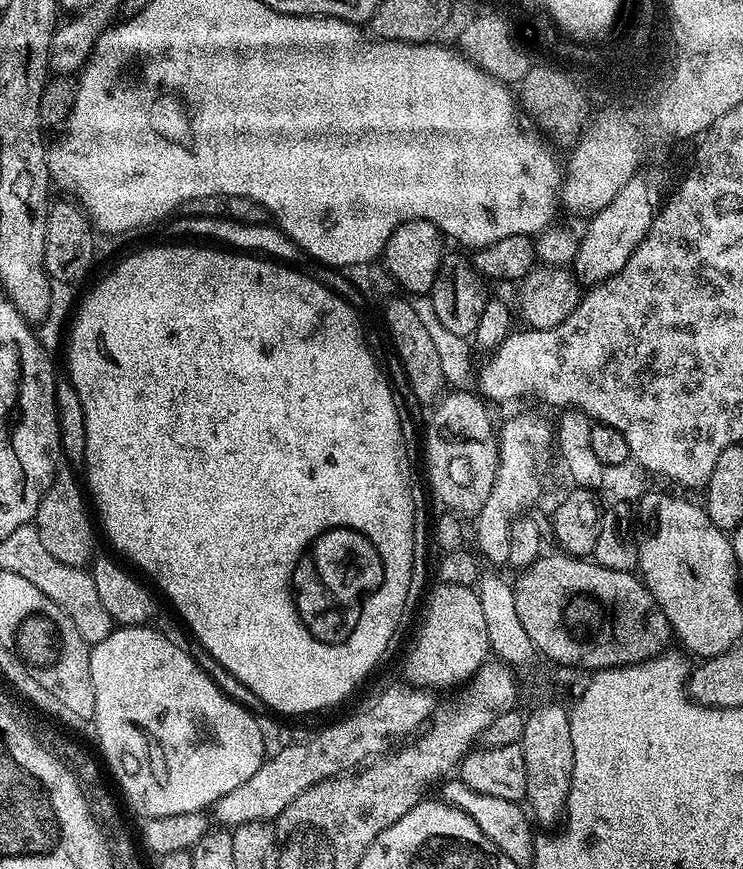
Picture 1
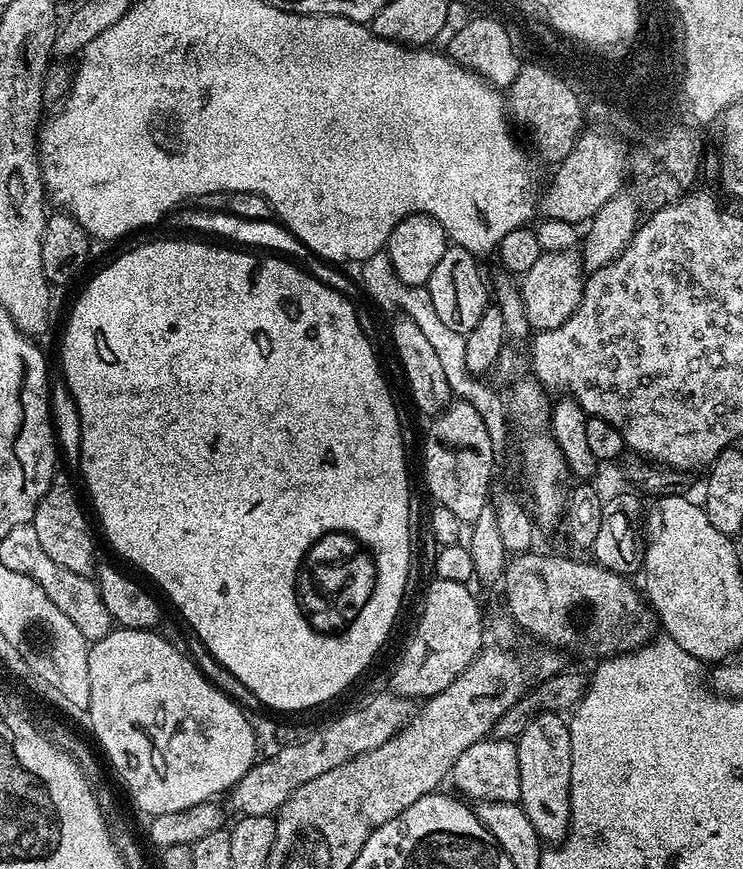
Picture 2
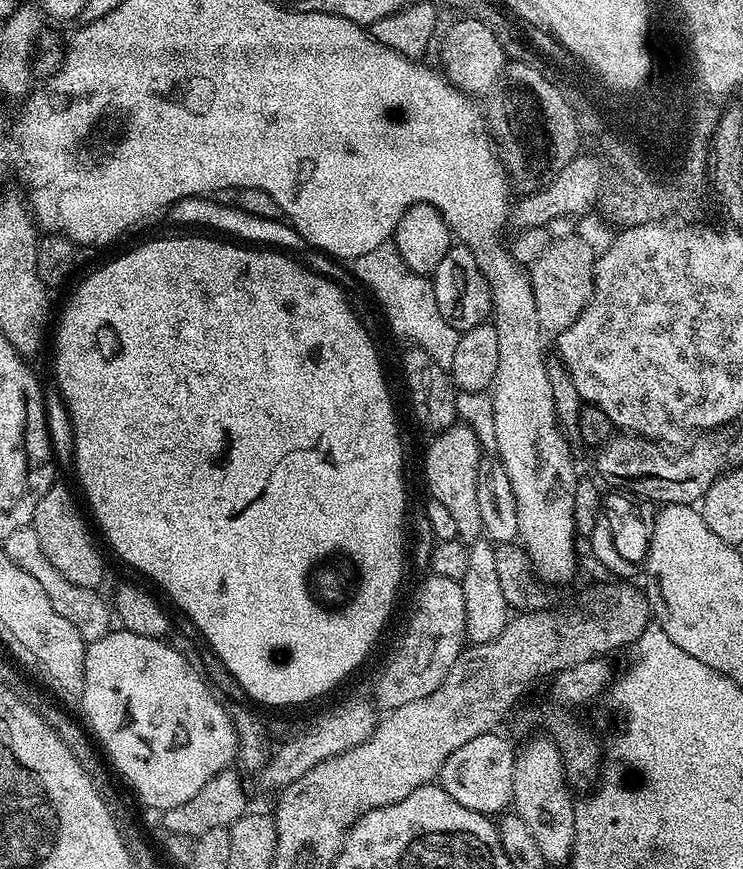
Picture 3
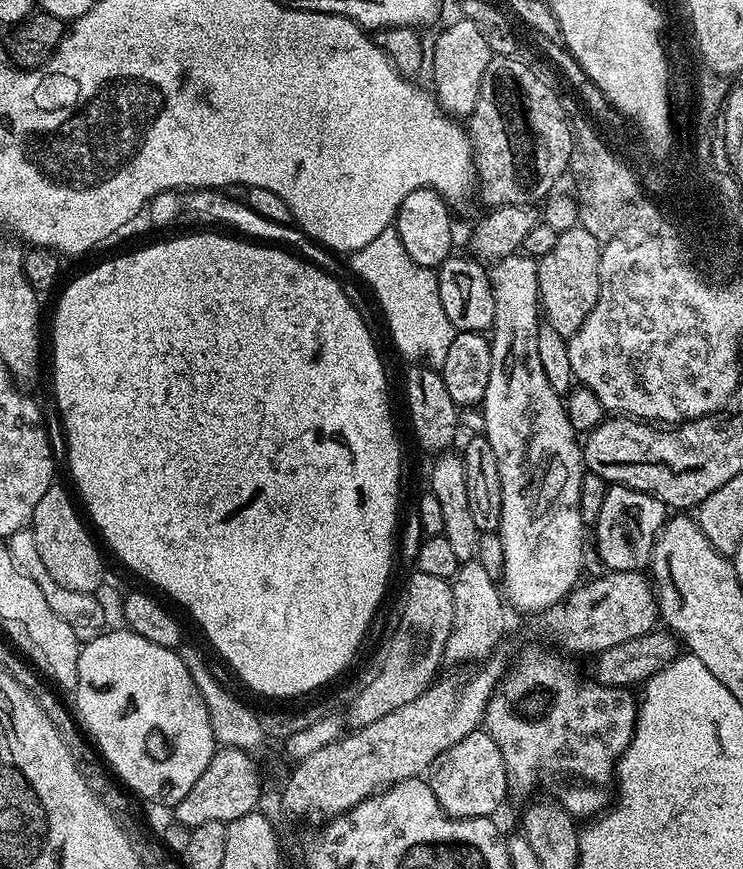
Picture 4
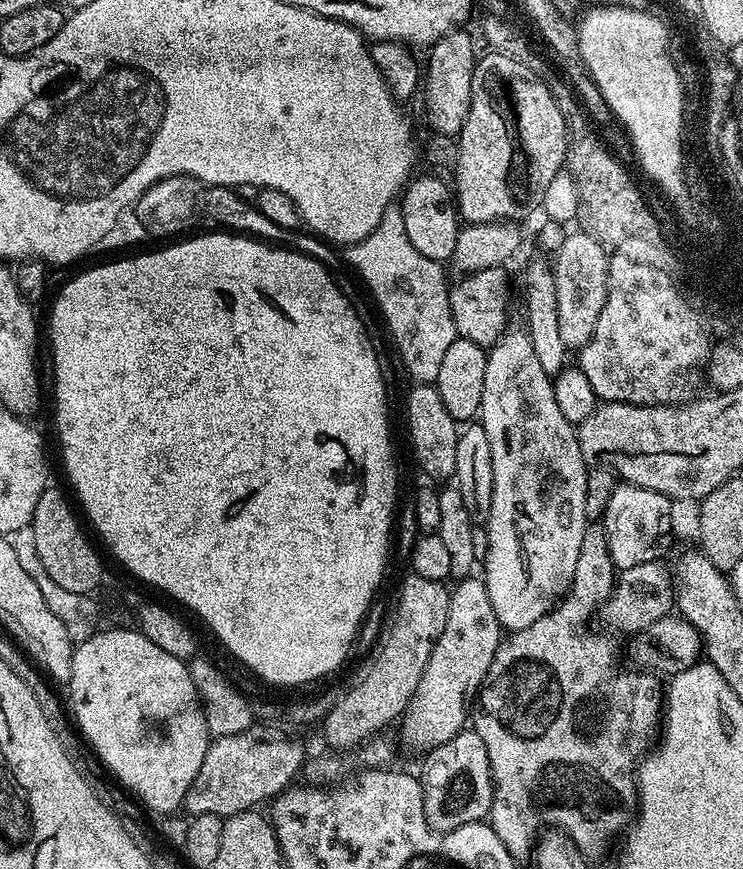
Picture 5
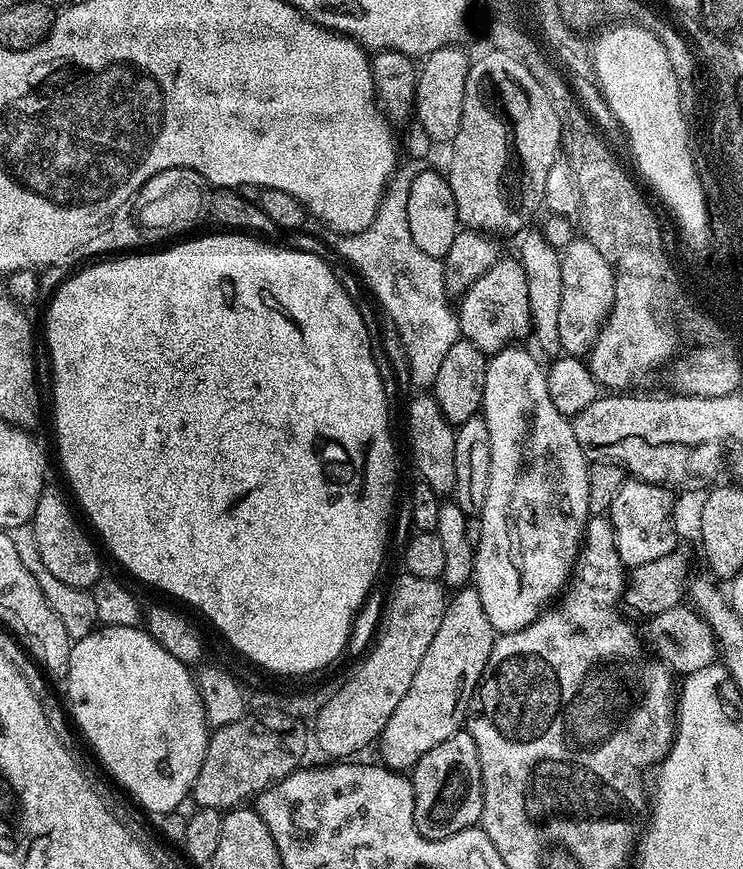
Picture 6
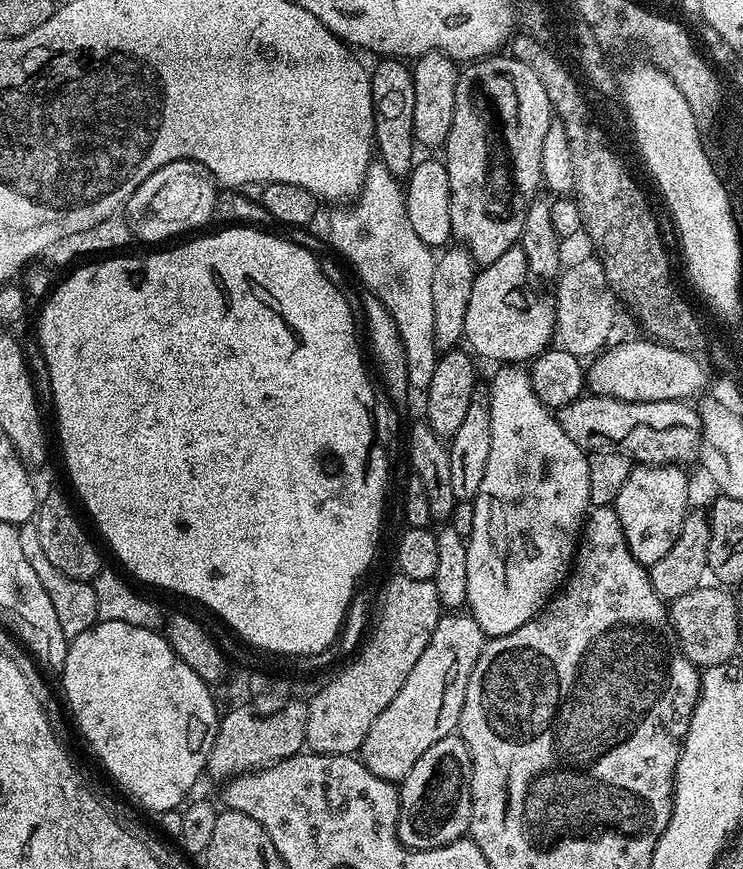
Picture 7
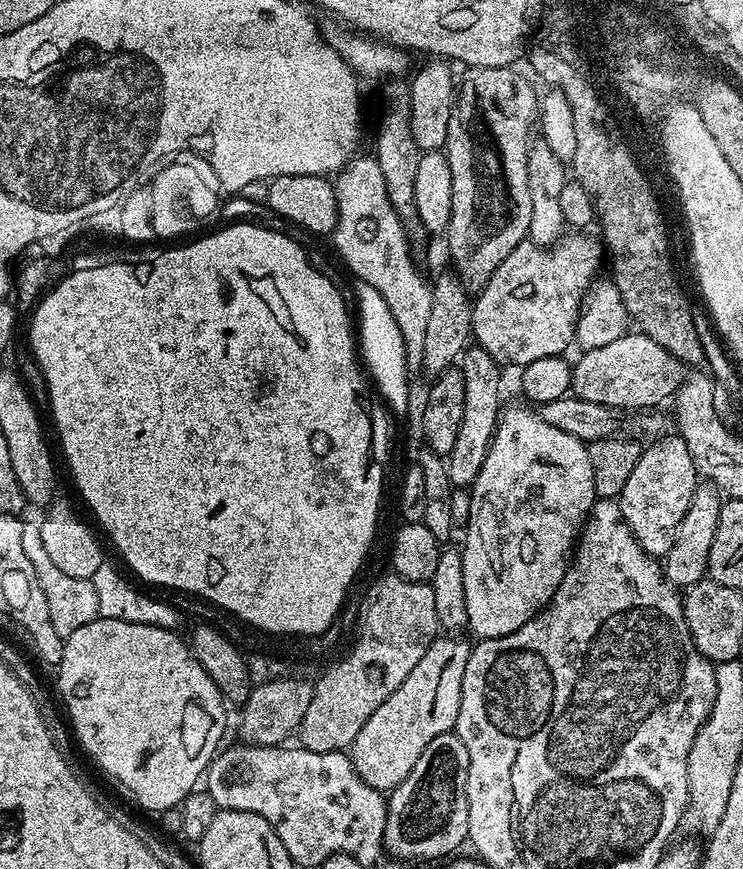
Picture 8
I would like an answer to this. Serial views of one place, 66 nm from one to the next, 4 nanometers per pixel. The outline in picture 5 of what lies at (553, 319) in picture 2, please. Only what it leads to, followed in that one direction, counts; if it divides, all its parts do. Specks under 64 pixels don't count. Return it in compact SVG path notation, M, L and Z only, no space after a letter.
M587 231L570 232L552 258L558 299L558 328L567 349L578 350L593 336L608 293L608 257Z

